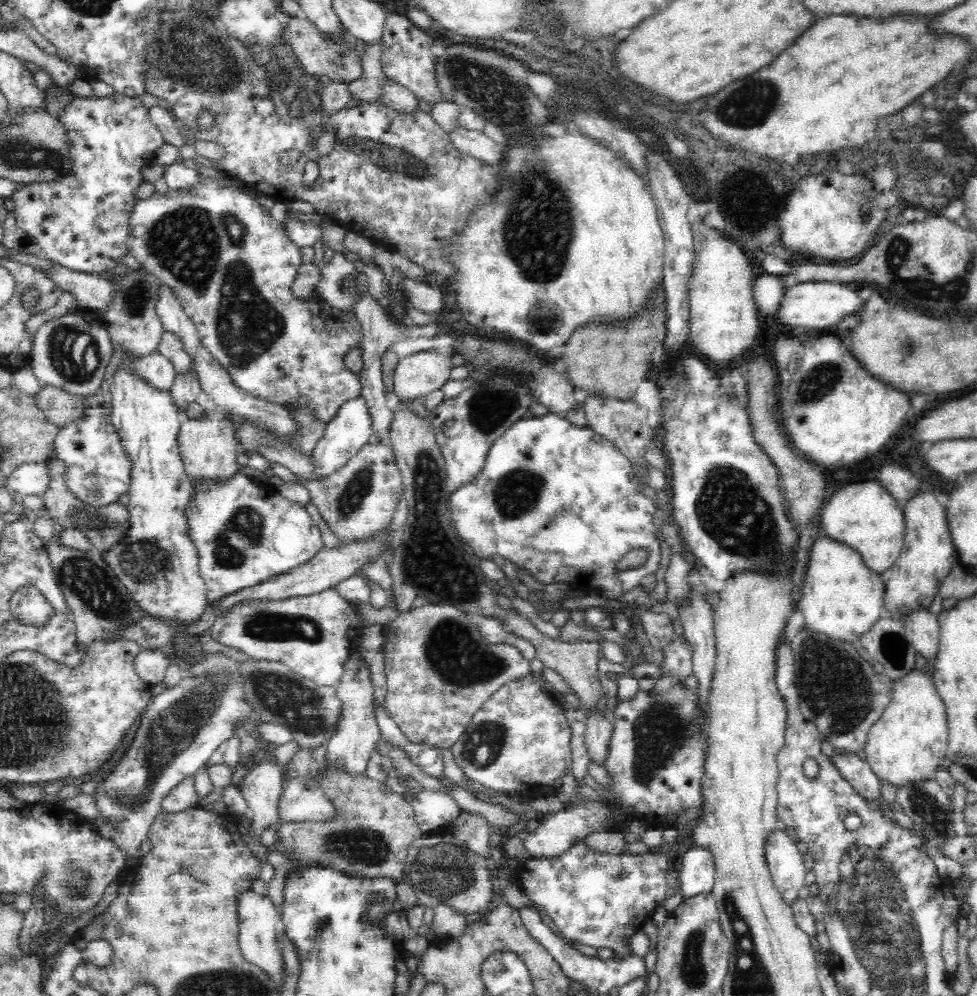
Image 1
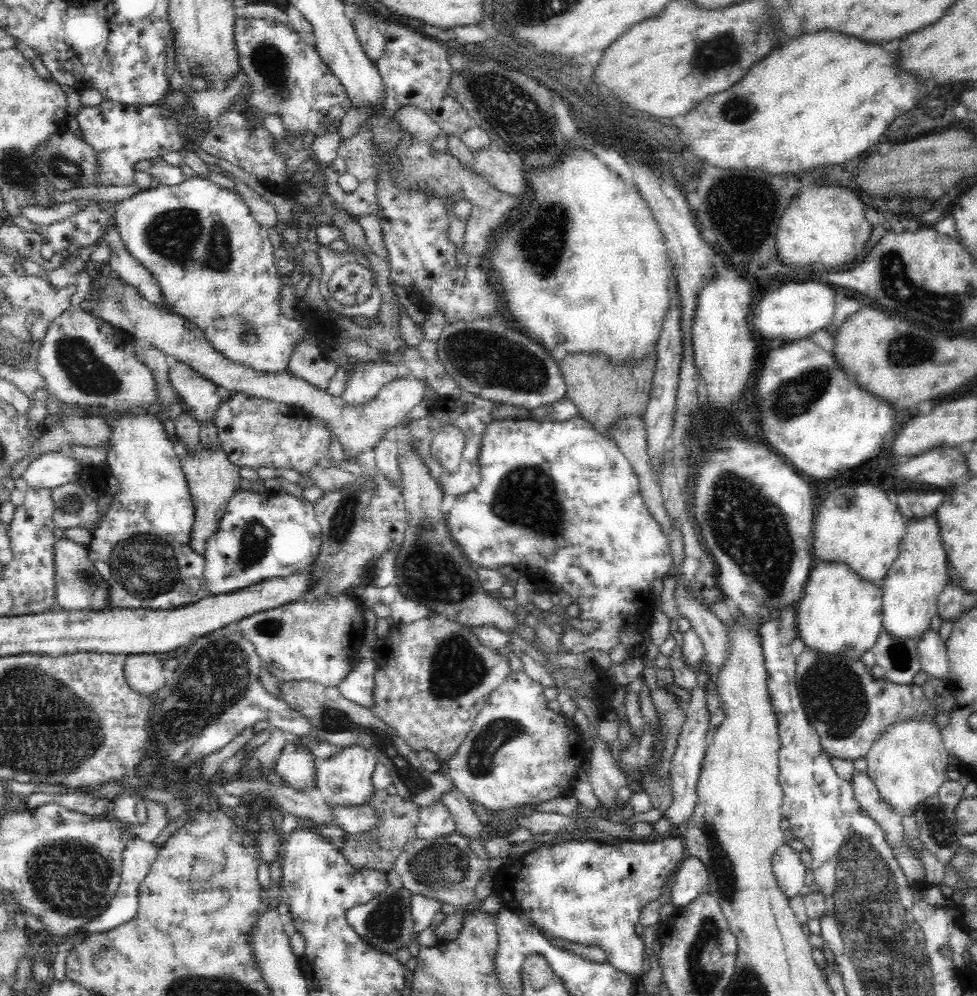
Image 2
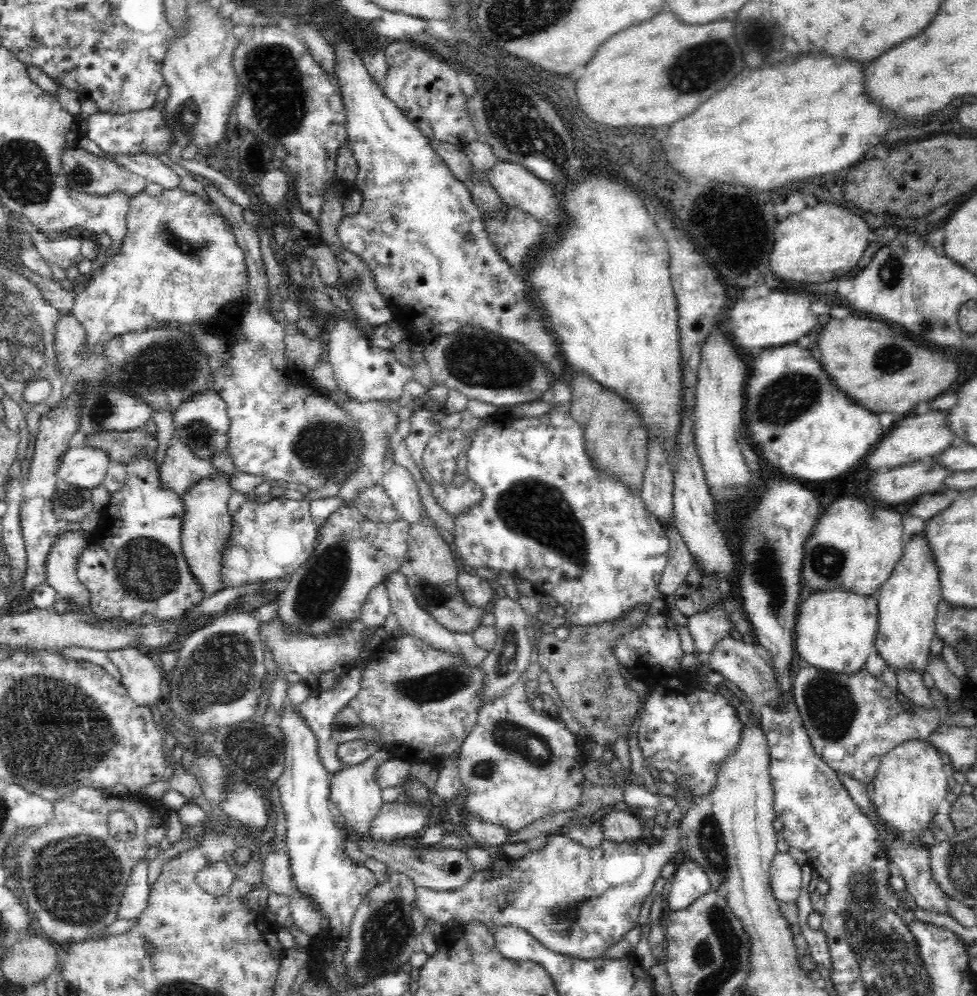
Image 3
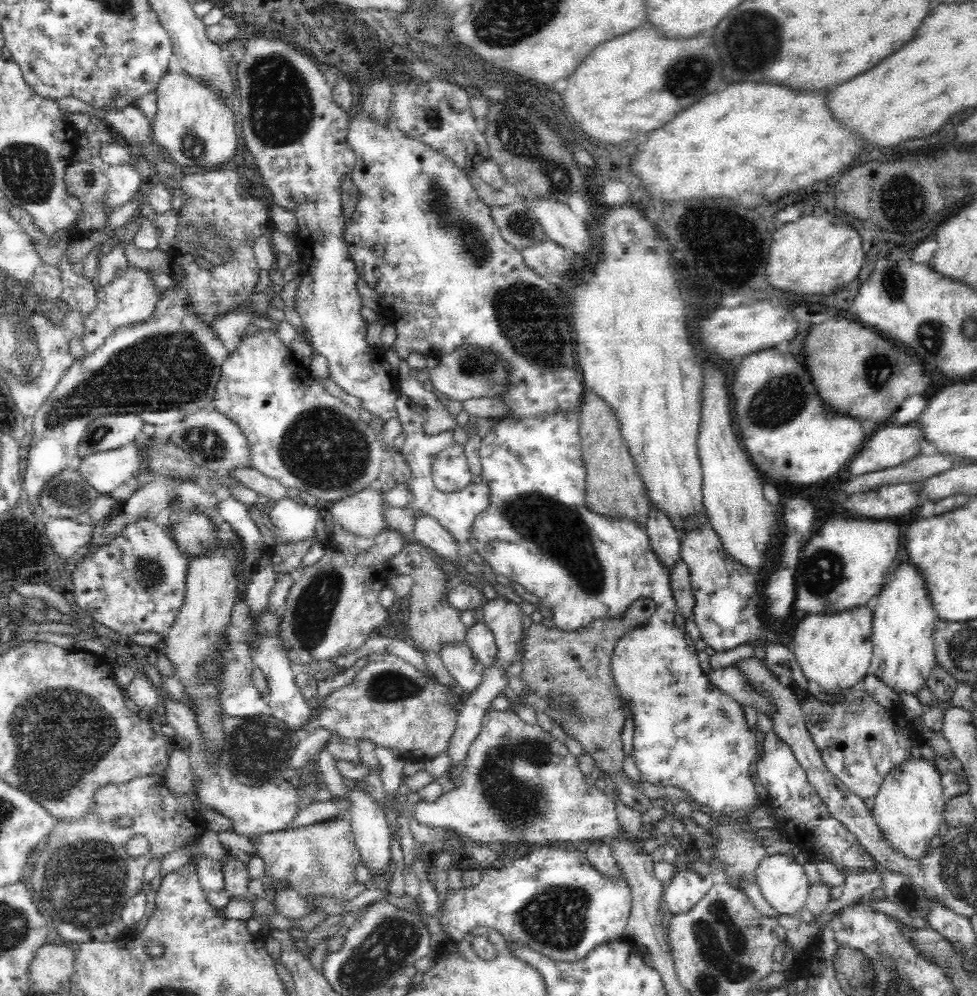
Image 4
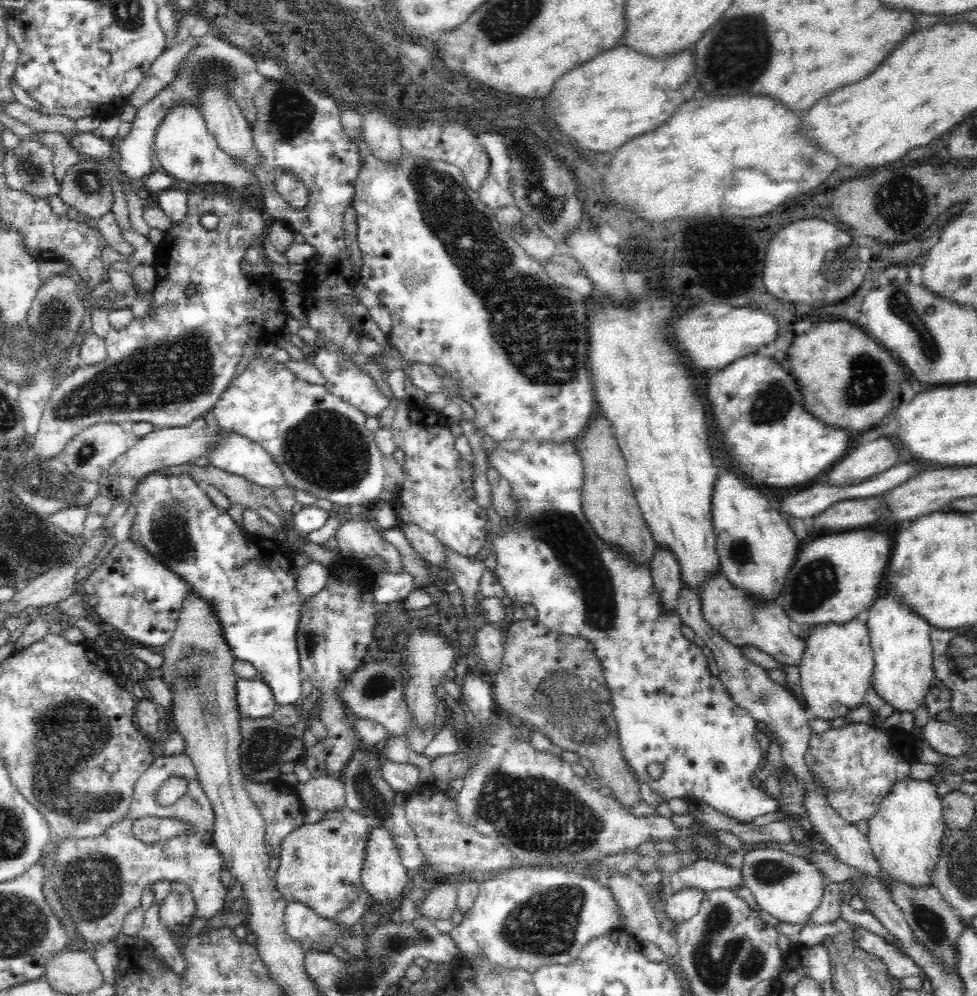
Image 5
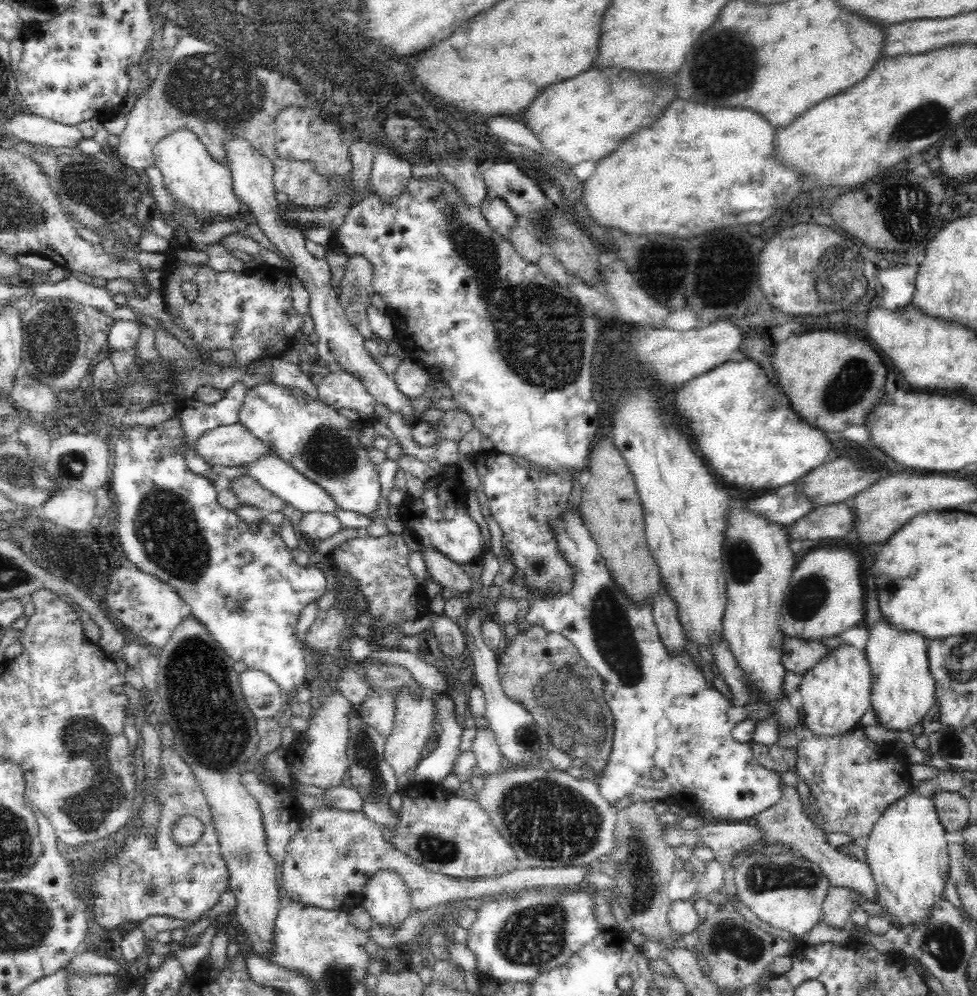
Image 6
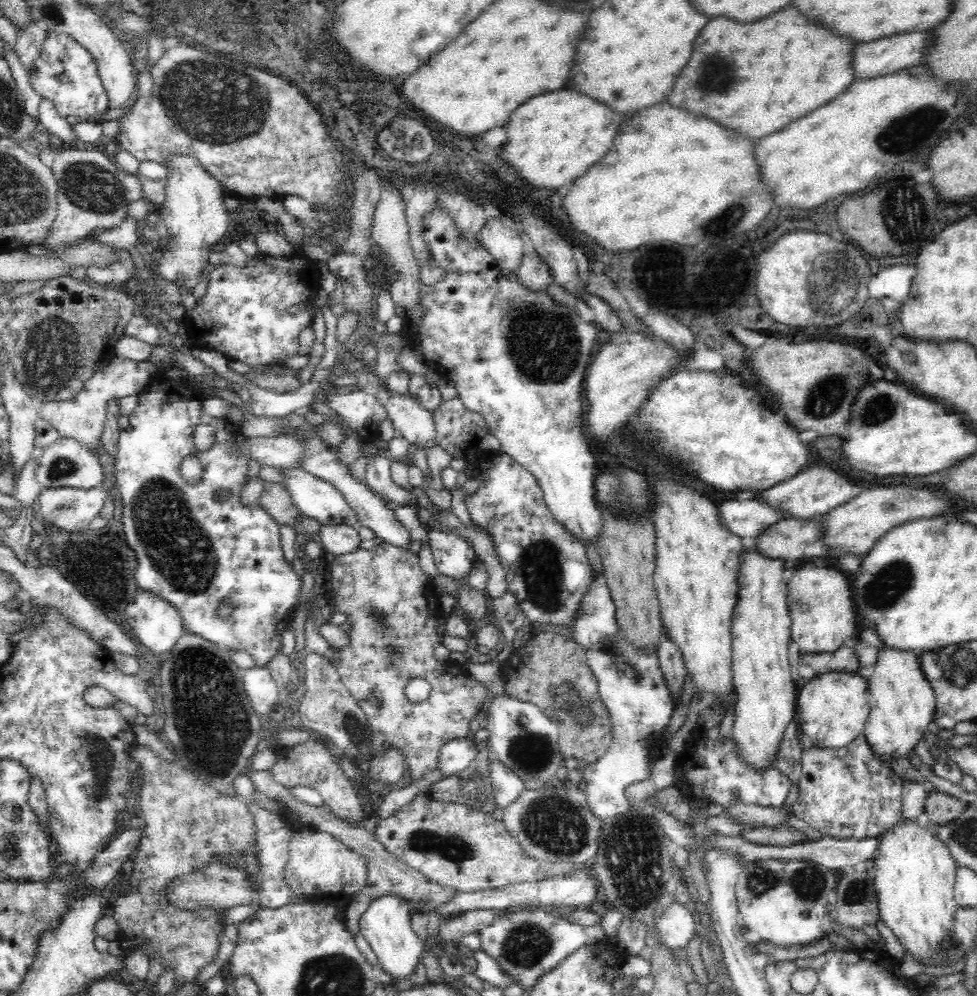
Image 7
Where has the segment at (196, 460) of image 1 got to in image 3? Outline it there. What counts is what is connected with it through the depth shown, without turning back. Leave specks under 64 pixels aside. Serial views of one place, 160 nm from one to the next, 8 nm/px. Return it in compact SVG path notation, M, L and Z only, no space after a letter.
M219 472L212 478L202 478L181 496L184 505L181 549L191 574L202 585L206 598L214 596L222 589L221 556L229 544L229 536L233 529L233 517L228 515L227 507L231 494L231 476Z

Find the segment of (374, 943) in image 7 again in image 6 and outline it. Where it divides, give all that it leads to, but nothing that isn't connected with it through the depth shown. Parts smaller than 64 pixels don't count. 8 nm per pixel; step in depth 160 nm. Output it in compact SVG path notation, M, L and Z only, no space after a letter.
M383 869L369 878L362 906L378 927L395 931L411 913L411 895L398 873Z

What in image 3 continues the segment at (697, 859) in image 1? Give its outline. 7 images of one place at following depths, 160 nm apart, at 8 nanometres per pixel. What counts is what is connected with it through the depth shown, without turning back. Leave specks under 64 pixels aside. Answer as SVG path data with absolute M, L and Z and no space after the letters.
M688 858L678 862L670 881L672 886L666 901L666 911L684 910L700 896L711 891L711 883L705 870Z

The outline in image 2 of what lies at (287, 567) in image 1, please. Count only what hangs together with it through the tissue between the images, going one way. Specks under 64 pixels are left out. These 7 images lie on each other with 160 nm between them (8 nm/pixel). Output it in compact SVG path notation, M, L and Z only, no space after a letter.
M236 492L205 544L204 576L210 594L230 594L263 580L304 572L319 555L321 536L313 504L298 495L277 493L264 499L254 492Z

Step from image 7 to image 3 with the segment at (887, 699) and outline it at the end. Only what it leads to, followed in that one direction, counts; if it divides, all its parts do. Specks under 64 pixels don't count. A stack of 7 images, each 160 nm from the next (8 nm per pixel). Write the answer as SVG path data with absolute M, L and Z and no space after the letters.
M914 535L888 580L879 586L875 595L878 609L875 650L895 674L898 671L924 674L931 657L930 644L935 635L937 608L941 601L940 588L939 569L927 538Z

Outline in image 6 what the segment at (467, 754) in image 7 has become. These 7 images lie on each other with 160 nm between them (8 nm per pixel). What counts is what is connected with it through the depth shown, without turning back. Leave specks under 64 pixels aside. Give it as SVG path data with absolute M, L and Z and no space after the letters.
M440 694L434 701L437 706L437 720L441 731L437 748L421 758L415 770L416 783L435 783L442 781L453 772L454 763L462 751L459 749L463 729L454 718L454 703L447 694Z

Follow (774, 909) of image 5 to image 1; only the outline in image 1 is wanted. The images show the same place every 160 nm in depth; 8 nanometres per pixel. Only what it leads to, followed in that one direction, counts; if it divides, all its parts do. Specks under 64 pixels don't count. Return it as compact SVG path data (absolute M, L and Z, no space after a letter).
M782 827L772 832L765 842L765 856L776 891L785 903L798 899L799 890L806 885L807 870L796 841L790 839Z

